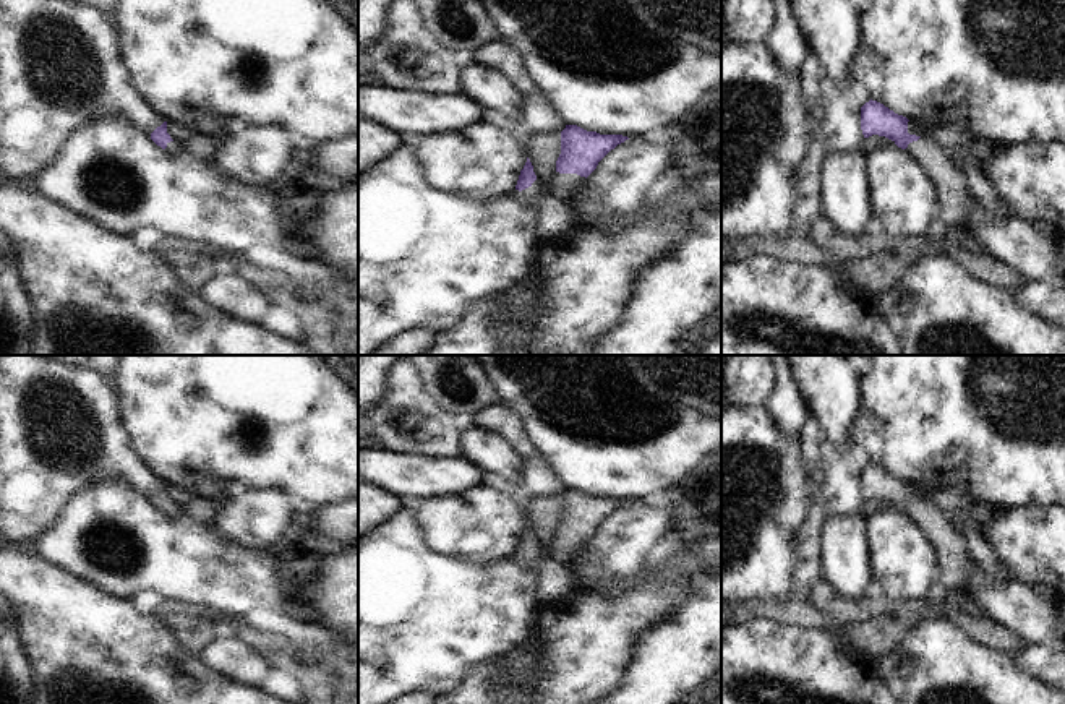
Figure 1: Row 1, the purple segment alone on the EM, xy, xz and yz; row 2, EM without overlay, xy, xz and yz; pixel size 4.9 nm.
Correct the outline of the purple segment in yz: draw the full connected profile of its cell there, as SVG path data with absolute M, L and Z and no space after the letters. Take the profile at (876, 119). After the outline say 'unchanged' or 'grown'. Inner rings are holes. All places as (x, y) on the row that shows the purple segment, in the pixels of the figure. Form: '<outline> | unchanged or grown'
M872 99L861 107L864 138L872 135L885 136L898 148L906 149L924 165L939 195L939 217L948 227L966 225L968 216L973 212L973 195L966 185L964 174L932 138L909 135L908 122L906 117Z | grown

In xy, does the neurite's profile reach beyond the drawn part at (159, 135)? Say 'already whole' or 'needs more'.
needs more

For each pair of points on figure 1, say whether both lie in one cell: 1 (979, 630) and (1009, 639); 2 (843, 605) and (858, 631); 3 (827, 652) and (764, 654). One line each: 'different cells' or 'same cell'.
1: same cell
2: different cells
3: same cell

